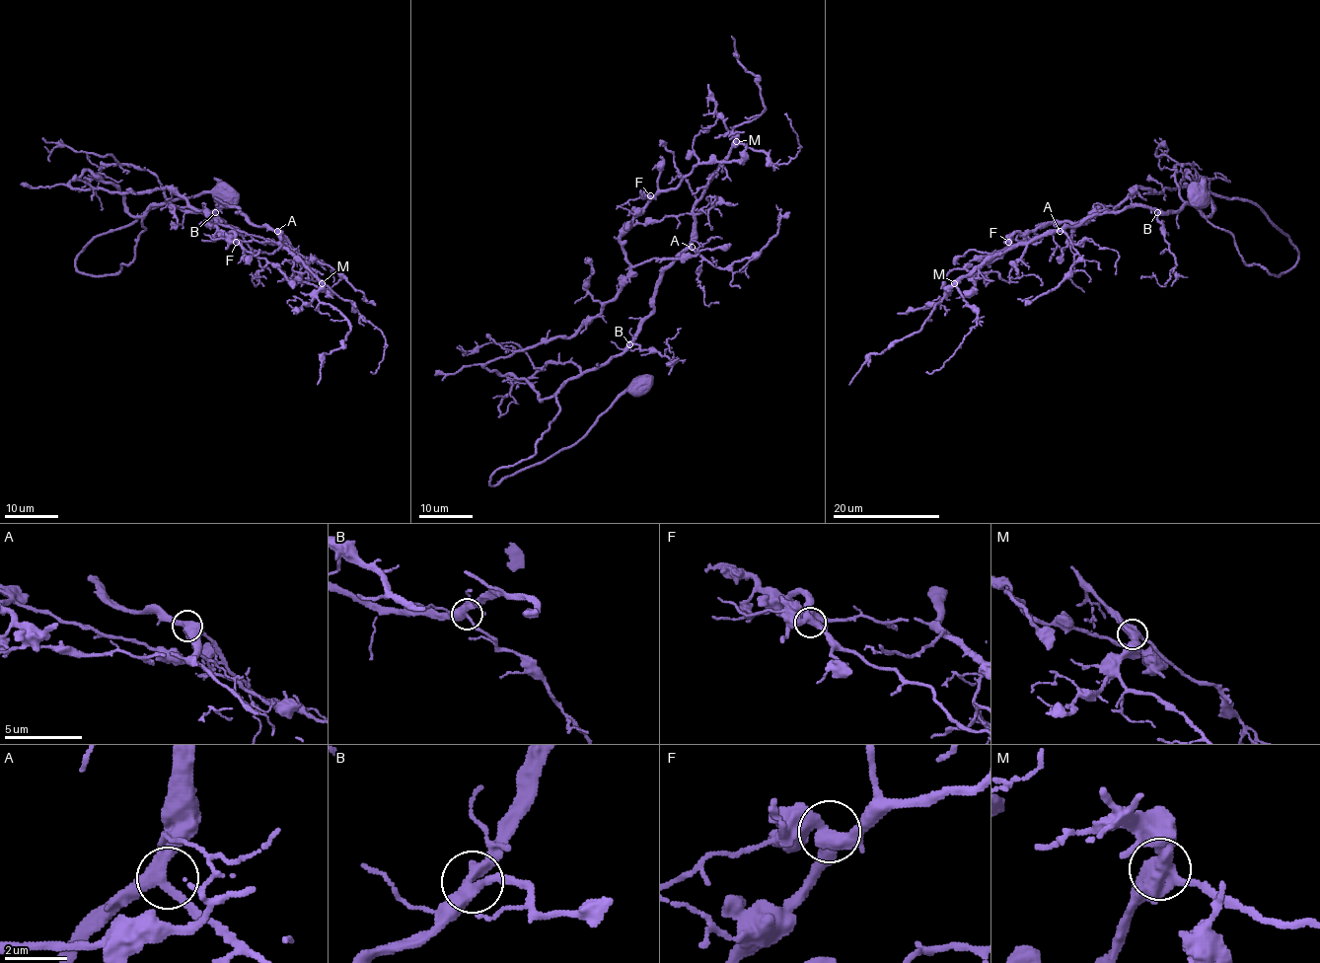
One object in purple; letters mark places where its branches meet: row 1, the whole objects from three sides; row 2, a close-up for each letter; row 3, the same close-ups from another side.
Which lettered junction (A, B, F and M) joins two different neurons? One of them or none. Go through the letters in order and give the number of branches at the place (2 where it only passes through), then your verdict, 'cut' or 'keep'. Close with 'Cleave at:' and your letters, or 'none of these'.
A: 3 | keep
B: 3 | keep
F: 3 | keep
M: 3 | keep
Cleave at: none of these

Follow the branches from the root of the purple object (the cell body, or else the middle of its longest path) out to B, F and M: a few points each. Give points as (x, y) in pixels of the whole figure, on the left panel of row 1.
B: (222, 199), (200, 192), (146, 210), (94, 238), (75, 267), (109, 275), (128, 264), (151, 206), (215, 212)
F: (222, 199), (146, 210), (75, 267), (116, 274), (144, 230), (86, 170), (73, 188), (169, 187), (236, 242)
M: (222, 199), (146, 210), (75, 267), (128, 264), (151, 206), (234, 206), (322, 283)

